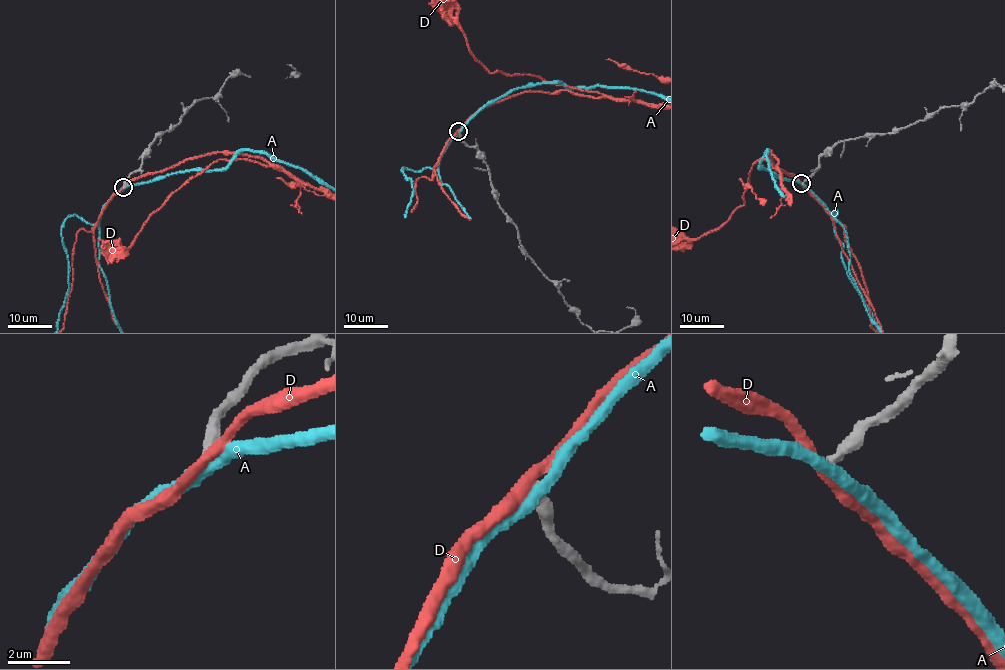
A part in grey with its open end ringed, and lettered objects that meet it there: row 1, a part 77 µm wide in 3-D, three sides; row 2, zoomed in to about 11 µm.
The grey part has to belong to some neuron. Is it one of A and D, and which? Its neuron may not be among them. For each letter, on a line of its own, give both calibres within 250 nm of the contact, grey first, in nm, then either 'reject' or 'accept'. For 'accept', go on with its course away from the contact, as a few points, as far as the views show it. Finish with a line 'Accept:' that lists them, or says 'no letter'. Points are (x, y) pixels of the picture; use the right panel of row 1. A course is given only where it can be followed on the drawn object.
A: 320 nm thick on the grey side, 400 nm on the other; reject
D: 320 nm thick on the grey side, 340 nm on the other; reject
Accept: no letter

